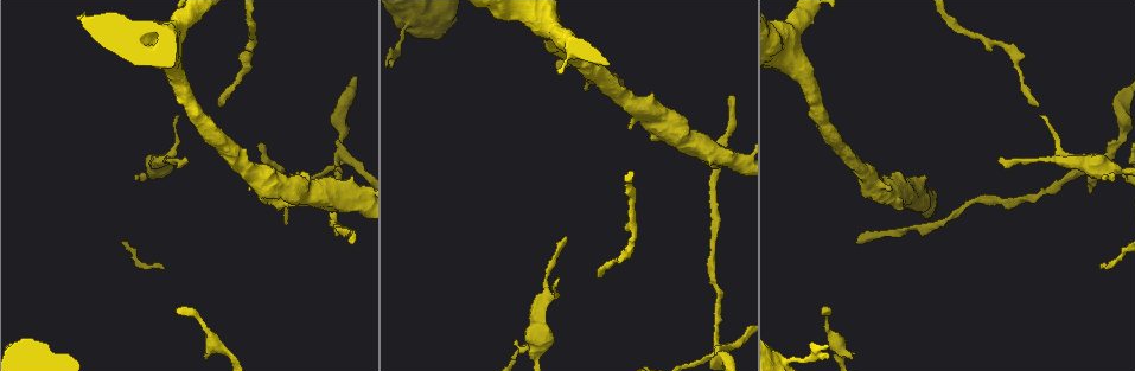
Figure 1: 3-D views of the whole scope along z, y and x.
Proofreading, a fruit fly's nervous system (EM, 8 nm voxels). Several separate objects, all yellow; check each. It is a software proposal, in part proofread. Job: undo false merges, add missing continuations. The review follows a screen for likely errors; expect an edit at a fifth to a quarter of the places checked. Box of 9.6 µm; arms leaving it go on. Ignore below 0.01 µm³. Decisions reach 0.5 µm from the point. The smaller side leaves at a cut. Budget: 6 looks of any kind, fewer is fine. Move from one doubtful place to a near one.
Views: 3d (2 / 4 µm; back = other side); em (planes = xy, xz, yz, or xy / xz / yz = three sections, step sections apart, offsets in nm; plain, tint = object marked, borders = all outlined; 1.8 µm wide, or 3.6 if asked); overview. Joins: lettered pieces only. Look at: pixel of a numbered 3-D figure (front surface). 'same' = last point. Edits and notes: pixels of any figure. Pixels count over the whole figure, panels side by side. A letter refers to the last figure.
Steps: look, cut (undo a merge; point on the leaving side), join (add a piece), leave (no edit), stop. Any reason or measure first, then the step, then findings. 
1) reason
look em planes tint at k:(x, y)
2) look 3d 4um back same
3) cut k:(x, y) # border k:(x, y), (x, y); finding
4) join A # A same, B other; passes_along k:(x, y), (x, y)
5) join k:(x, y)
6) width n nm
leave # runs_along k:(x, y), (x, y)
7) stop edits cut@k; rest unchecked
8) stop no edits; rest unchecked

abrupt turn
look em yz step 8 tint at 1:(1110, 150)

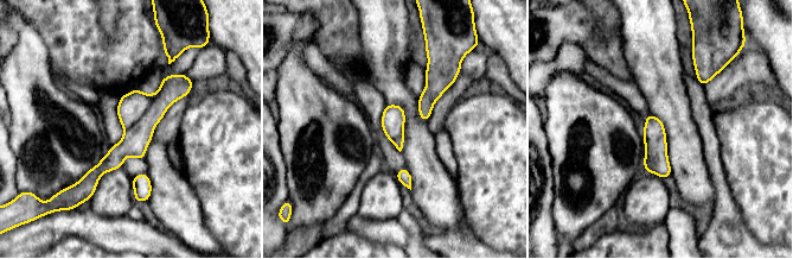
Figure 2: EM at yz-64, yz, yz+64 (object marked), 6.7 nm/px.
look em yz step 8 borders same

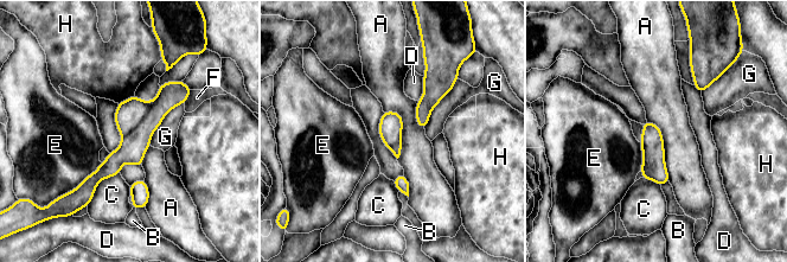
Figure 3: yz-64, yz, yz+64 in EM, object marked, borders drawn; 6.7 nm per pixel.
cut 3:(132, 149) # A other, B other, C other, D other, E other, F other, G other, H other; border 3:(152, 101), (148, 113), (122, 136); a second neuron is stuck on

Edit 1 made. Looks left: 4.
free end
look em 3.6um planes plain at 1:(221, 103)

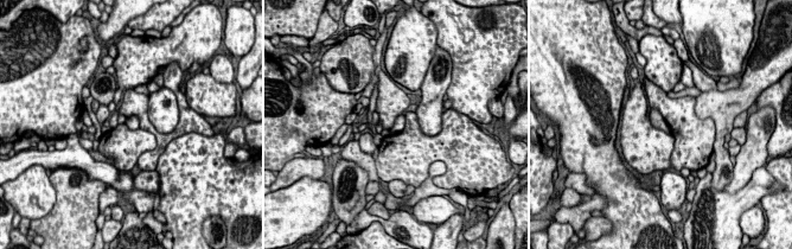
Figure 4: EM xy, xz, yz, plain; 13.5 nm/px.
look em 3.6um planes tint same

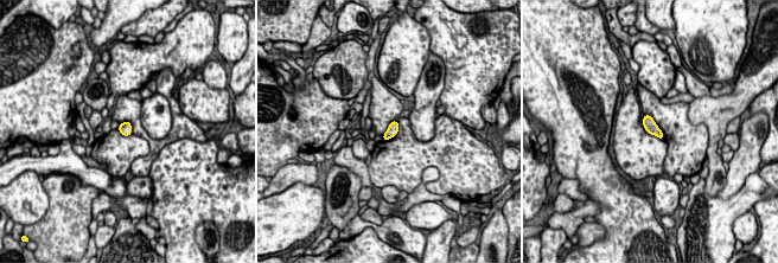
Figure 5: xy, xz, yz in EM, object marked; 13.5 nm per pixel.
see the neighbours
look em 3.6um planes borders same

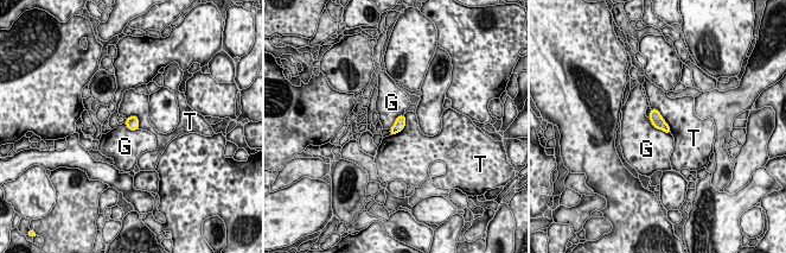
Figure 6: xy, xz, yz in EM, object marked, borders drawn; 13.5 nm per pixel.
longest_contact T 440 nm
leave # G other, T other; no lettered piece goes on from it

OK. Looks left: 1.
look em 3.6um planes borders at 1:(514, 341)

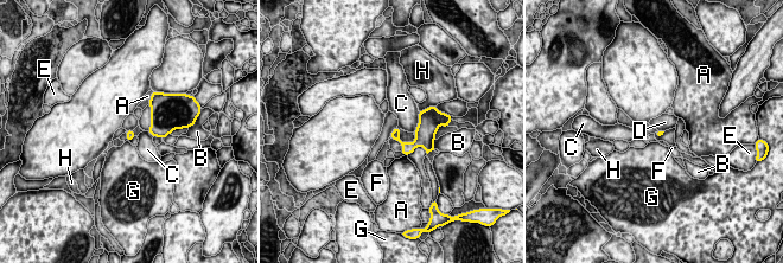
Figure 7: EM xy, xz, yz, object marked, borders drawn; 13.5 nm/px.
leave # A other, B other, C other, D other, E other, F other, G other, H other; border 7:(132, 129), (127, 132); none of them fits

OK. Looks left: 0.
stop edits cut@3; rest unchecked

